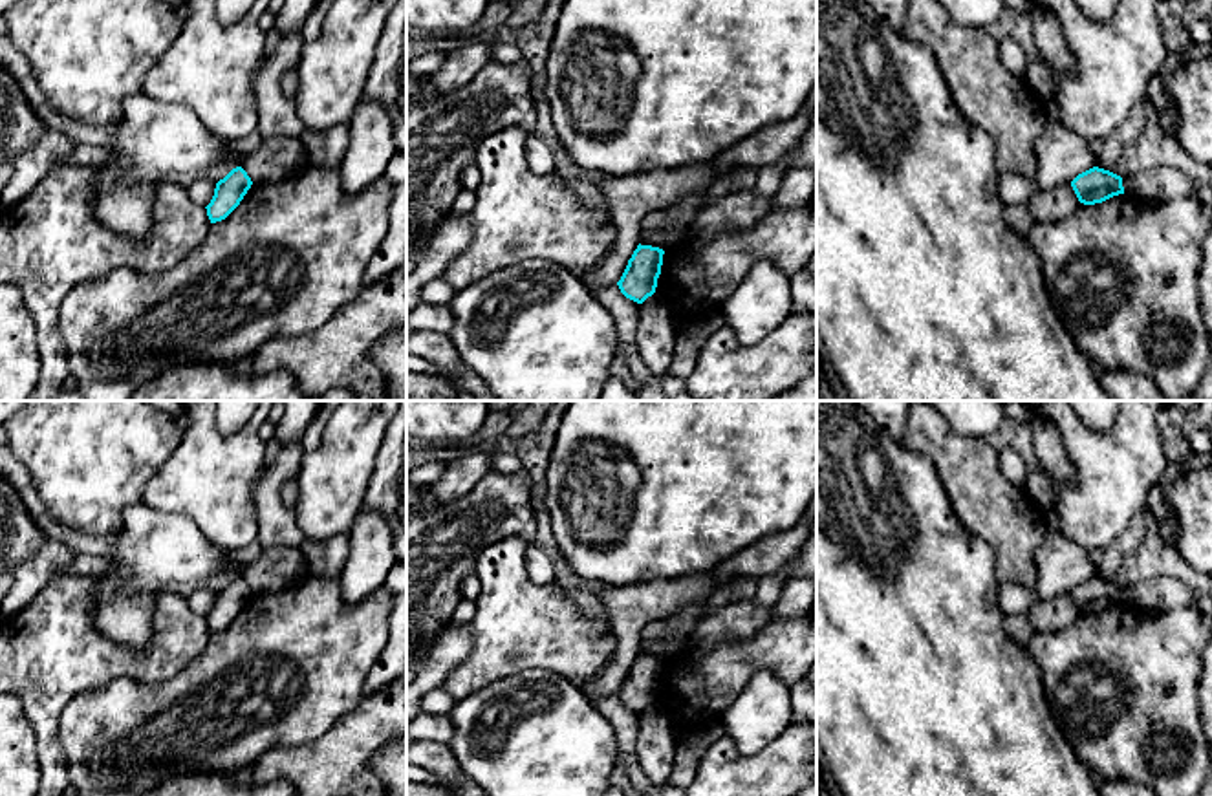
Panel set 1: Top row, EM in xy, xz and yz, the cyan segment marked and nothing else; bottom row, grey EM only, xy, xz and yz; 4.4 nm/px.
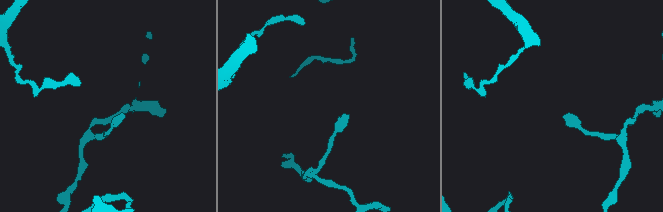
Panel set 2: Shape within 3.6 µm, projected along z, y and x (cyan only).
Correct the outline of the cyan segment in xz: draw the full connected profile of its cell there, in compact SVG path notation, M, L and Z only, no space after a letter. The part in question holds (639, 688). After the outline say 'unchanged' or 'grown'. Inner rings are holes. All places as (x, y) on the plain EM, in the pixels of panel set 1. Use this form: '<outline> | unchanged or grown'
M637 655L621 690L617 692L626 708L643 714L655 703L663 664L665 661L659 657Z | unchanged

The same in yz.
M1098 576L1078 584L1071 591L1071 597L1084 615L1102 613L1113 606L1124 604L1122 587Z | unchanged

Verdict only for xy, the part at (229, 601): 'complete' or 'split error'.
complete

